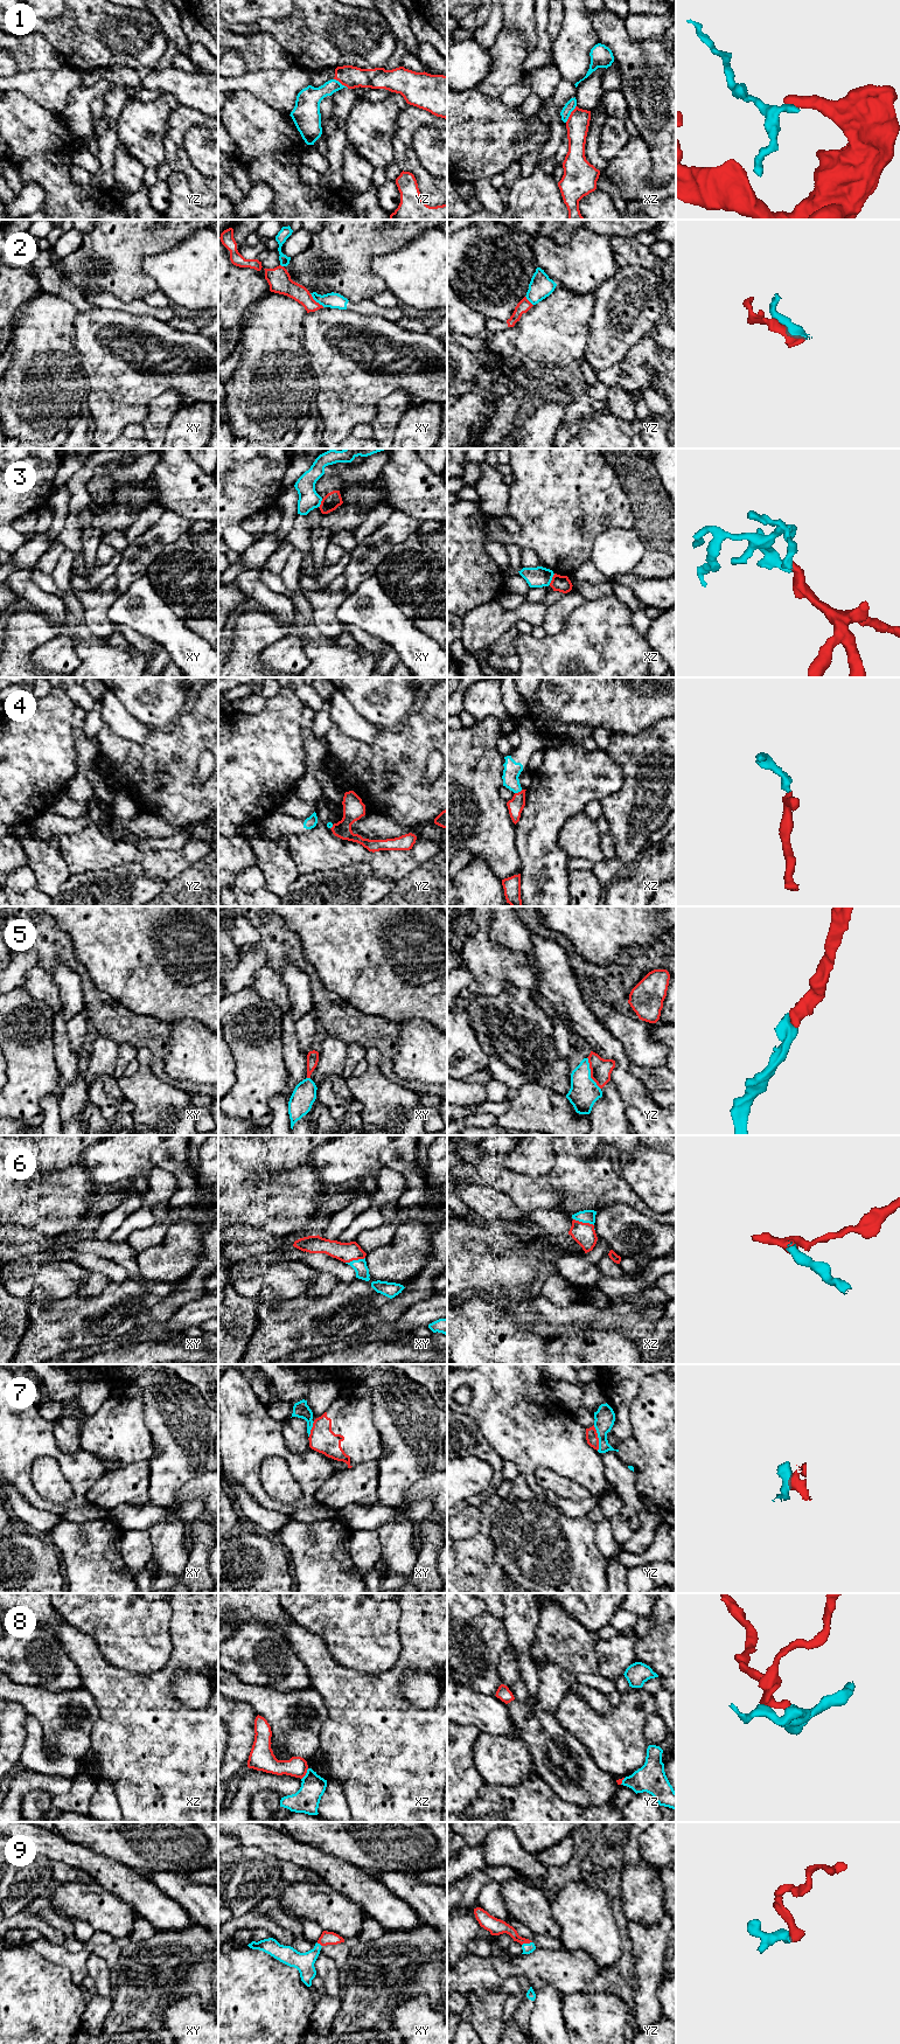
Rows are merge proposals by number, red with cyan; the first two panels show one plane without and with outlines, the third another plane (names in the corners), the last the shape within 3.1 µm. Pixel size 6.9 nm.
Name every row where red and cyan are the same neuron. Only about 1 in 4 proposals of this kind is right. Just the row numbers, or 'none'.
4, 5, 6, 9

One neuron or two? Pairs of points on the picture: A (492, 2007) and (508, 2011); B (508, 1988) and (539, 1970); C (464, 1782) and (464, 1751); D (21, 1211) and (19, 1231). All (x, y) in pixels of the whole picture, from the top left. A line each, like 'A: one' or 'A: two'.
A: two
B: two
C: one
D: two

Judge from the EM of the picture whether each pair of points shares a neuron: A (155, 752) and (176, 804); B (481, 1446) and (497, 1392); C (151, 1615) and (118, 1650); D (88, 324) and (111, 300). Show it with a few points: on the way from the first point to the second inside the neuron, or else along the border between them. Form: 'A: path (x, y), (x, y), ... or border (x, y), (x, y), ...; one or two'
A: path (168, 765), (176, 773), (176, 791); one
B: border (466, 1415), (473, 1419), (481, 1434), (500, 1458); two
C: path (145, 1624), (126, 1642); one
D: border (95, 306), (125, 310), (130, 313); two

